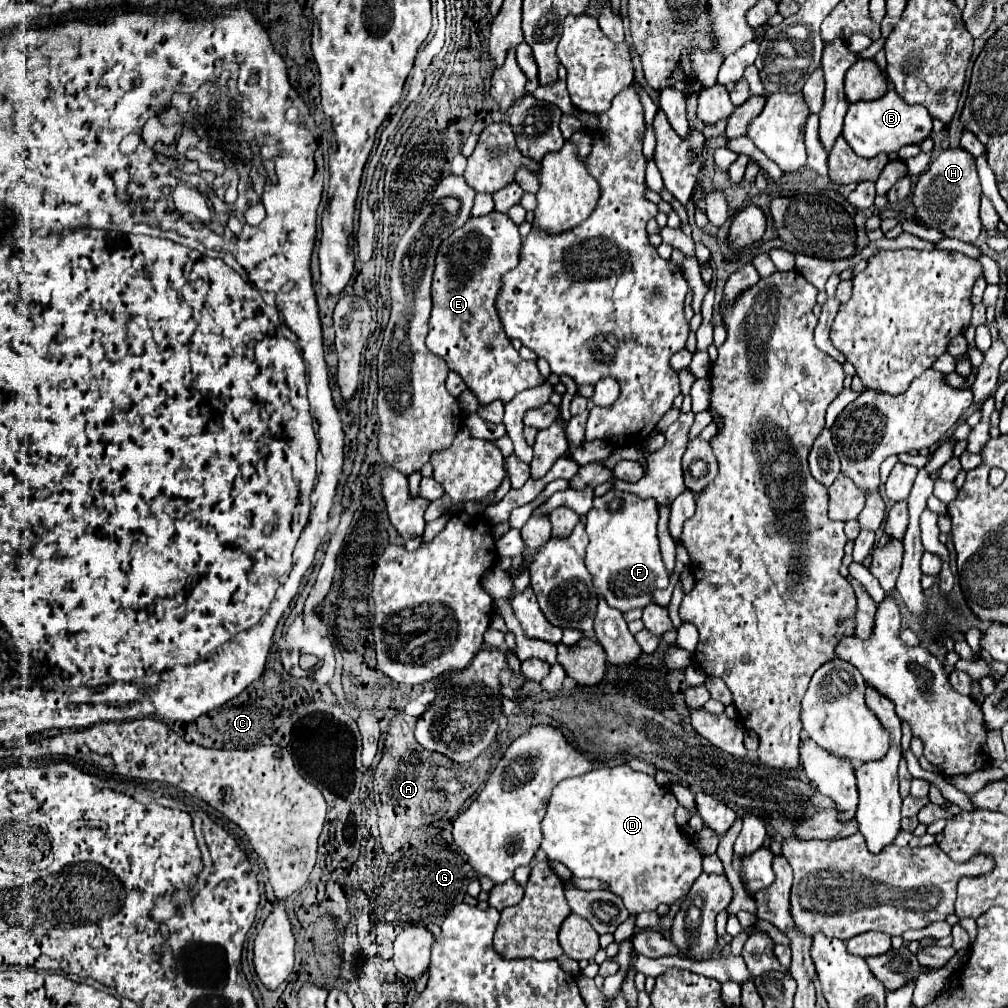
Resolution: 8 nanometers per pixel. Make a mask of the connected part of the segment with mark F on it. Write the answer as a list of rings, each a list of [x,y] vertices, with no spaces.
[[[609,490],[601,498],[595,498],[593,508],[587,514],[587,570],[607,604],[621,612],[647,606],[655,590],[665,590],[669,586],[669,576],[659,550],[657,520],[659,508],[655,500],[643,500],[631,492],[619,490]]]

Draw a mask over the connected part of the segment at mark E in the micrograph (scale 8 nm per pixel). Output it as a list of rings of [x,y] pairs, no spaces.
[[[493,210],[487,216],[471,216],[447,240],[441,242],[433,272],[433,312],[427,348],[443,356],[451,370],[461,374],[467,388],[475,392],[481,404],[493,400],[509,402],[515,394],[541,386],[545,378],[535,362],[525,362],[513,348],[511,338],[503,332],[497,312],[501,280],[517,268],[523,240],[517,226],[507,214]]]

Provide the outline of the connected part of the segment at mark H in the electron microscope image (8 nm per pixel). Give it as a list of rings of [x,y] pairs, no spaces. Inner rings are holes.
[[[947,148],[943,150],[931,164],[929,170],[923,172],[913,188],[915,214],[927,226],[941,228],[945,236],[959,238],[963,242],[975,242],[981,232],[979,220],[979,202],[981,202],[981,186],[975,168],[975,158],[963,148]]]

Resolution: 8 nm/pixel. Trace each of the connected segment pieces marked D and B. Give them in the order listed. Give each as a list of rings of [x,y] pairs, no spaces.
[[[627,764],[617,768],[597,768],[583,774],[579,780],[563,780],[553,788],[547,804],[547,814],[541,822],[541,850],[549,860],[563,862],[575,878],[599,878],[609,884],[609,890],[623,898],[629,912],[655,910],[661,902],[673,904],[685,896],[691,884],[701,874],[701,856],[695,844],[683,836],[675,824],[675,796],[661,788],[653,776],[635,772]]]
[[[889,88],[885,96],[877,100],[849,104],[843,122],[843,136],[853,148],[853,152],[857,152],[863,158],[873,158],[879,152],[885,154],[897,152],[905,144],[921,144],[931,134],[931,128],[933,128],[933,118],[923,106],[907,104],[893,88]]]

